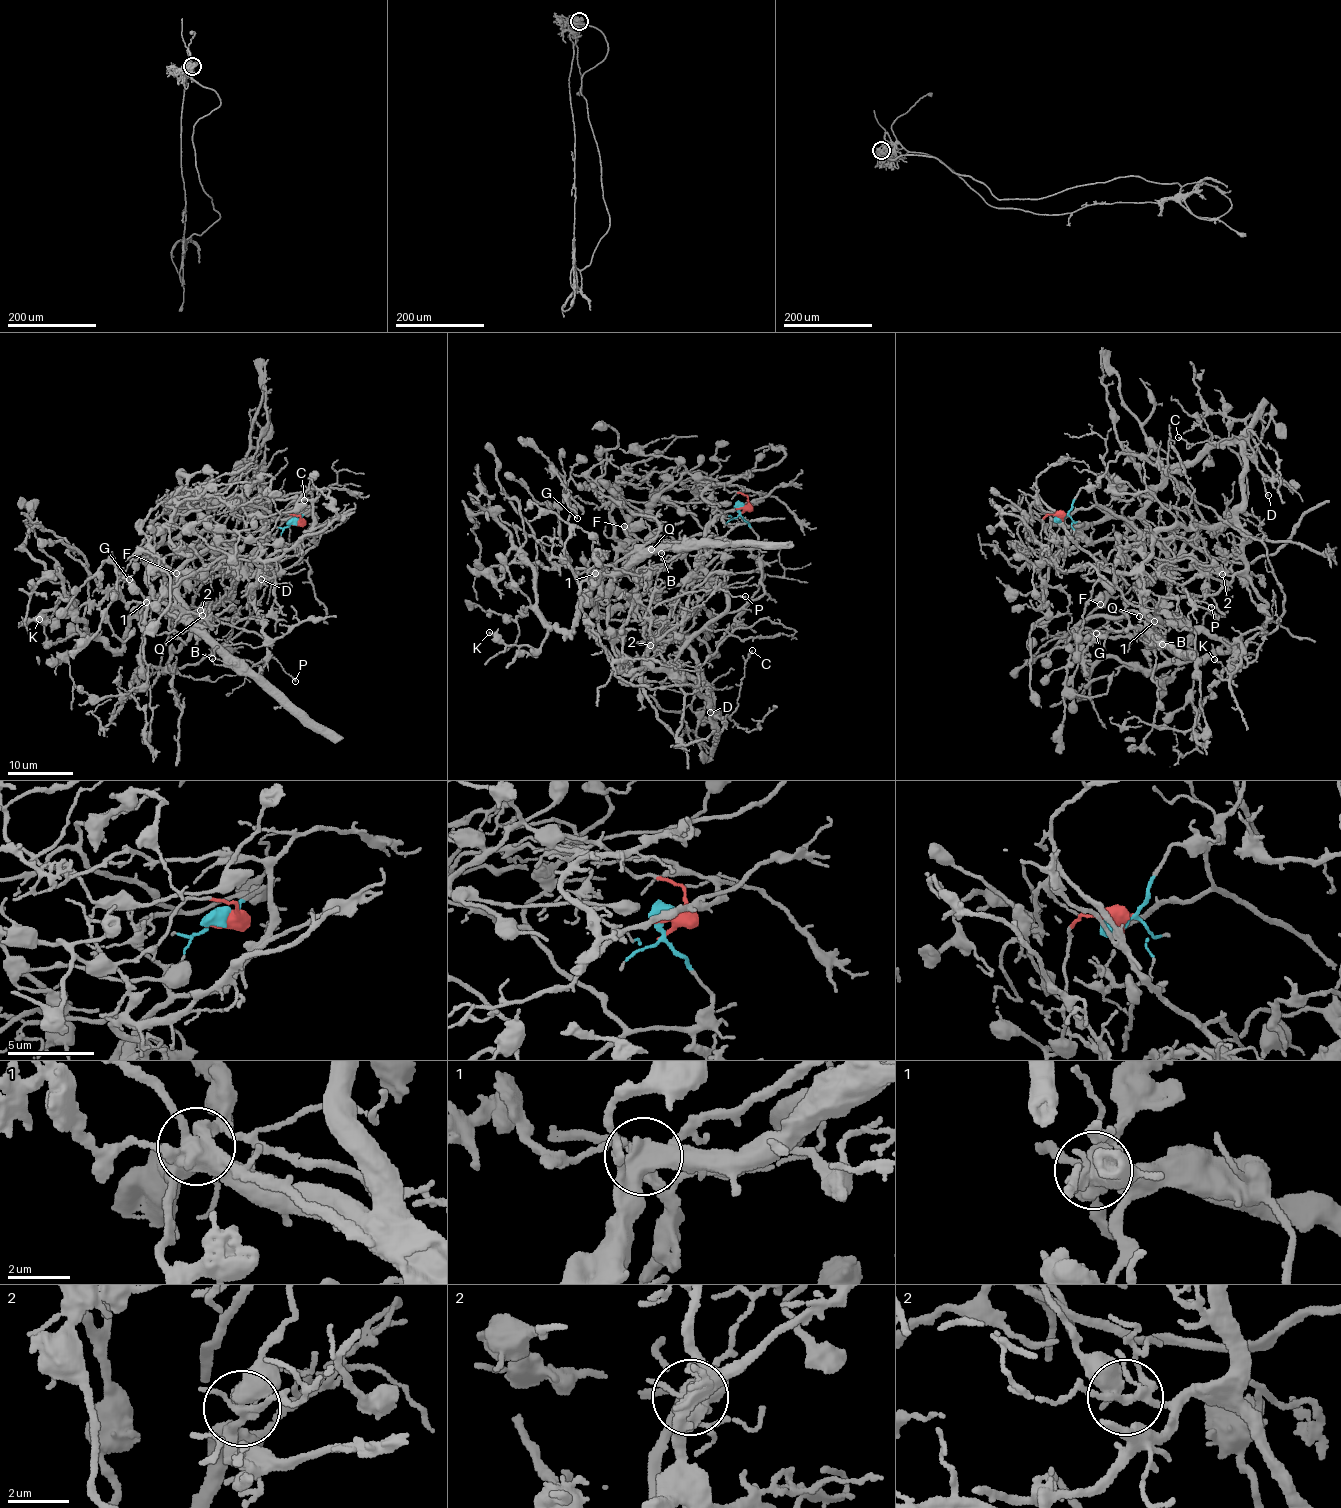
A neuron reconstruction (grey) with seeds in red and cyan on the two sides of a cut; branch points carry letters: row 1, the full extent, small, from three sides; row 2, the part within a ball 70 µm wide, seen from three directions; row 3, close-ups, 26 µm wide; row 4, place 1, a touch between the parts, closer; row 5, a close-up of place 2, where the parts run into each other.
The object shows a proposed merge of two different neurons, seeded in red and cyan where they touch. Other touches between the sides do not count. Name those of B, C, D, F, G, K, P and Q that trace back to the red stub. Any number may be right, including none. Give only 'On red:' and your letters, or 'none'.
On red: B, F, G, K, Q

